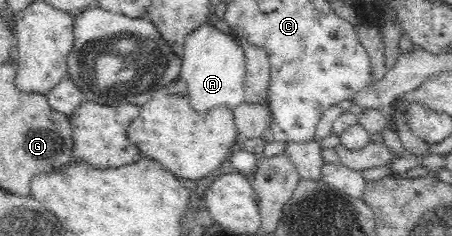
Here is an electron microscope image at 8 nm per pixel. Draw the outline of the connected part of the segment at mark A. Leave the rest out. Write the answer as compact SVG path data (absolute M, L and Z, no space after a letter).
M210 23L188 35L182 53L180 77L185 80L193 109L206 112L217 106L233 109L244 103L245 54L240 40L215 29Z

